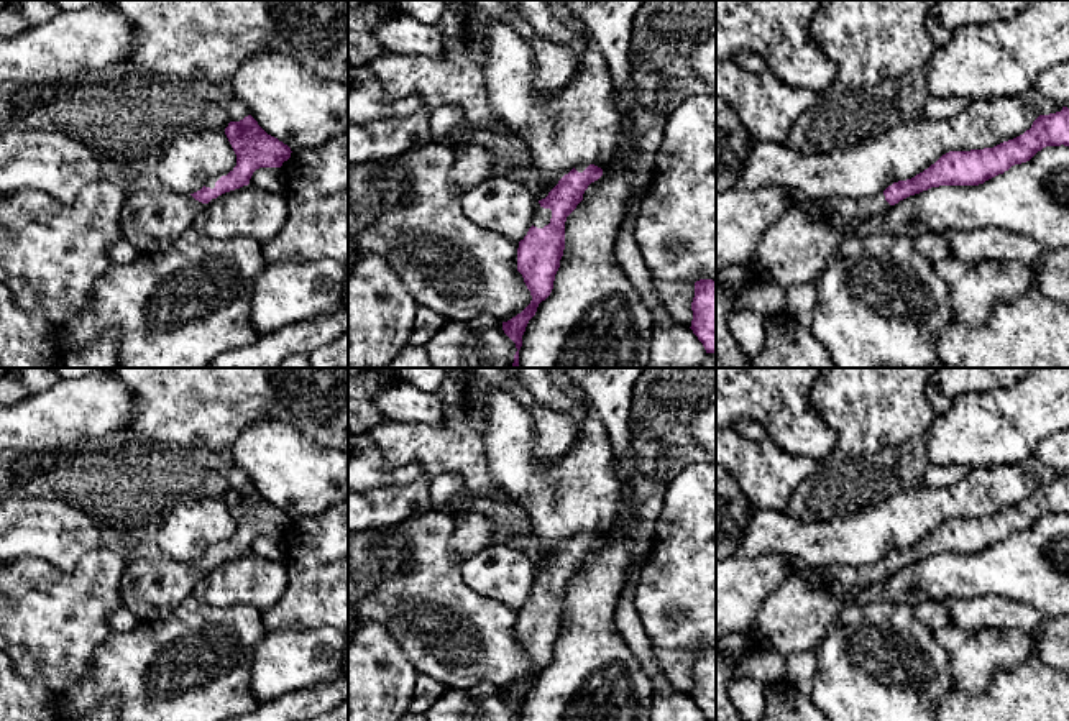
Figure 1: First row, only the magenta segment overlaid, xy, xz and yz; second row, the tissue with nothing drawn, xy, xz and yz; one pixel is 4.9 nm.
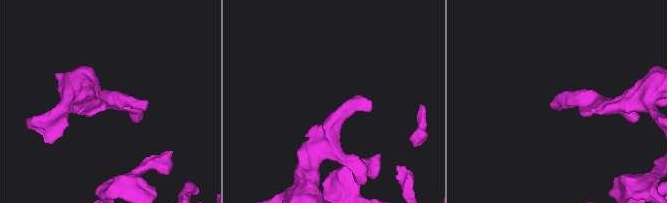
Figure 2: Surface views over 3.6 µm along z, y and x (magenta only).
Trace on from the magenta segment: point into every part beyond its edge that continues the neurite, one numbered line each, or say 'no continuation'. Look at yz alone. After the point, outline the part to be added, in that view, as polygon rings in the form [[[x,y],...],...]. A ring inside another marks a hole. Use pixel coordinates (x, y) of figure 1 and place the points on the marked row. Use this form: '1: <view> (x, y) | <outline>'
1: yz (797, 248) | [[[828,197],[805,199],[801,205],[787,210],[775,225],[760,237],[752,256],[746,266],[755,274],[757,284],[778,284],[787,289],[813,281],[829,264],[839,245],[849,238],[826,220],[816,220],[813,215],[833,215],[842,223],[854,225],[872,215],[883,214],[892,207],[885,197]]]

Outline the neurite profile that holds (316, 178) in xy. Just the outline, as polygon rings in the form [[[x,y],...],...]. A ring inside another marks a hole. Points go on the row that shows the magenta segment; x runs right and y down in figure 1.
[[[348,133],[338,135],[317,148],[292,151],[279,169],[286,179],[284,195],[289,215],[284,228],[261,246],[266,263],[335,259],[348,264]]]

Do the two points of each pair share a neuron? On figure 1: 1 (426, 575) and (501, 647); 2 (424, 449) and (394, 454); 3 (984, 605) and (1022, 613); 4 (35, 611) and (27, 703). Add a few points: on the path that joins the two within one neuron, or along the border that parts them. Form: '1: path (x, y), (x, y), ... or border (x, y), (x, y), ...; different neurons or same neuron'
1: path (445, 595), (460, 610), (472, 611), (483, 628); same neuron
2: path (417, 449), (401, 449); same neuron
3: path (994, 613), (1012, 613); same neuron
4: border (17, 672), (25, 679), (43, 684), (59, 697); different neurons

